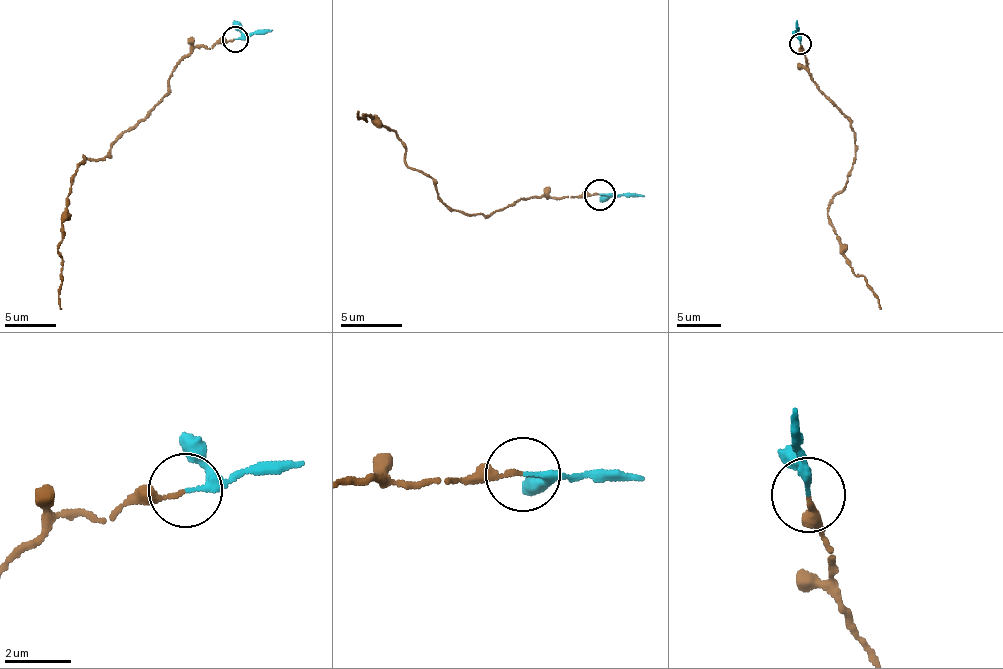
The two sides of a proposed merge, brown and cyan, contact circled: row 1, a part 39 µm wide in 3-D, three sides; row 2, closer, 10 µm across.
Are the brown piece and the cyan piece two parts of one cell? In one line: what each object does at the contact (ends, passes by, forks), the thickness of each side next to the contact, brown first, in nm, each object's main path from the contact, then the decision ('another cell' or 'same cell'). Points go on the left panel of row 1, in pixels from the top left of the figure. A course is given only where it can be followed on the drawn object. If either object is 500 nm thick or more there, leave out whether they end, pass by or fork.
brown ends; cyan passes by; calibres 120 and 150 nm; course brown (234, 39), (196, 46), (183, 56), (148, 114), (107, 156), (84, 158), (76, 167), (58, 254), (61, 309); course cyan (234, 39), (273, 31); same cell

